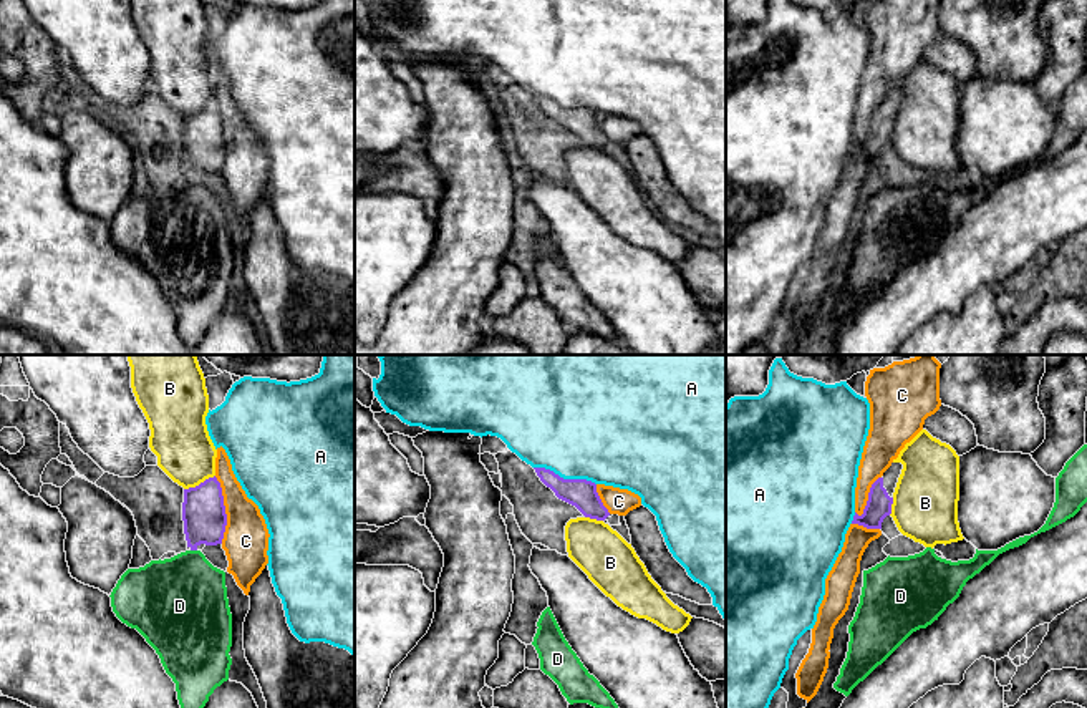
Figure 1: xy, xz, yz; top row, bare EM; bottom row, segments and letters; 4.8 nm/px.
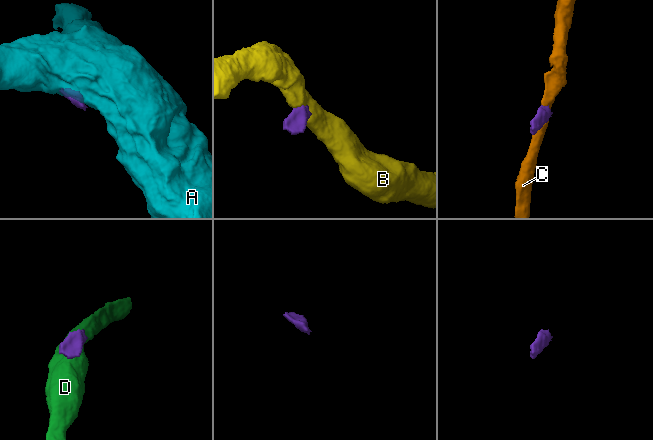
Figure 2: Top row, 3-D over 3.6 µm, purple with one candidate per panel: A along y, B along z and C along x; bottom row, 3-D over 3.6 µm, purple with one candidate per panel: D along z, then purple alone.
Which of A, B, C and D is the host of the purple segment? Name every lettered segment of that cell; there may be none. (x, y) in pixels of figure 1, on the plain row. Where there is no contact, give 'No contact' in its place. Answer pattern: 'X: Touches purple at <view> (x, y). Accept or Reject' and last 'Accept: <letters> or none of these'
A: Touches purple at xz (565, 108). Reject
B: Touches purple at xy (201, 111). Reject
C: Touches purple at xy (224, 138). Reject
D: Touches purple at xy (194, 178). Reject
Accept: none of these

